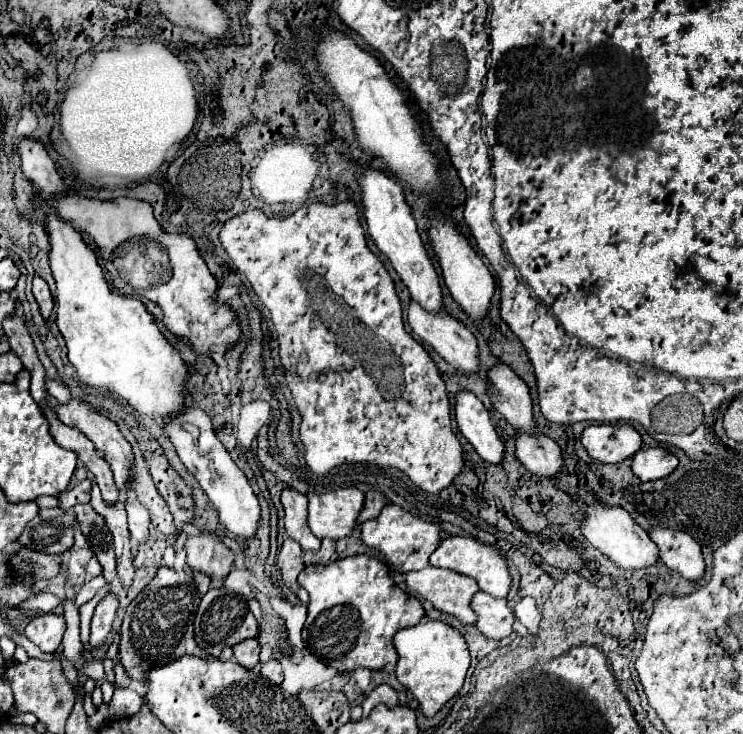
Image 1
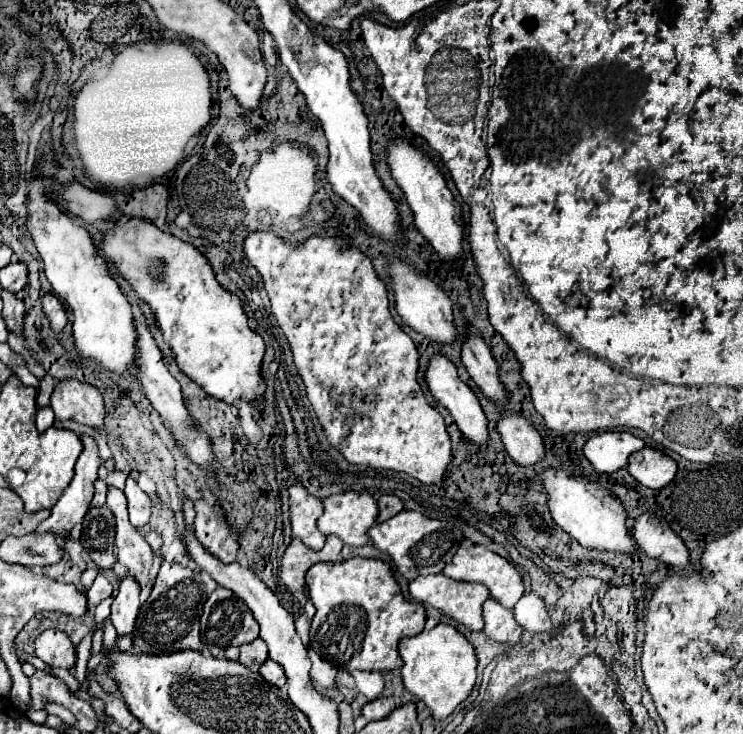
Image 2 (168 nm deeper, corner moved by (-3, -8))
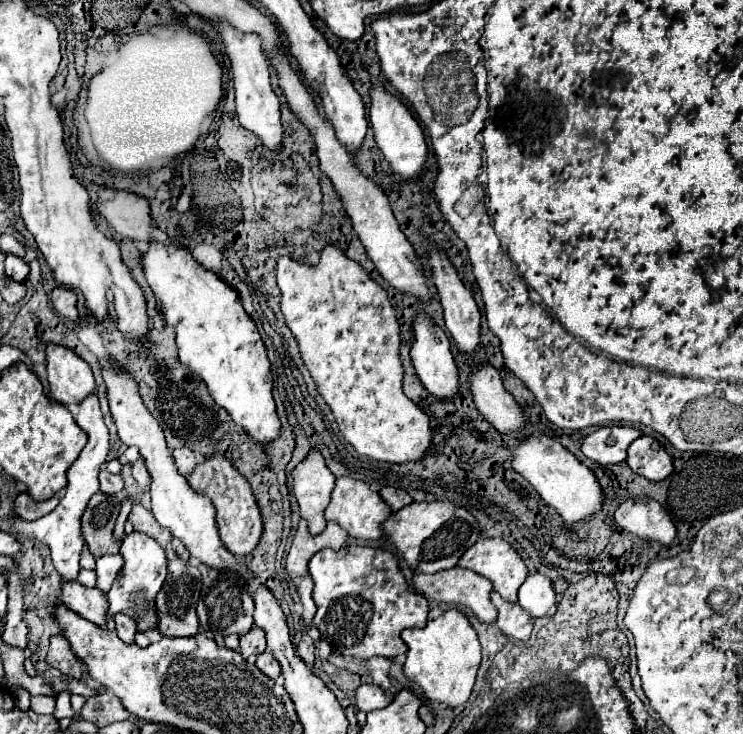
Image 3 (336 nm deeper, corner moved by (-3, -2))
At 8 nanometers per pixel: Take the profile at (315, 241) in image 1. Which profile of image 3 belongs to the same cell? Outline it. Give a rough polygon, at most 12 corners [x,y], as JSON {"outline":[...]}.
{"outline":[[333,245],[277,257],[285,323],[341,435],[421,461],[385,289]]}

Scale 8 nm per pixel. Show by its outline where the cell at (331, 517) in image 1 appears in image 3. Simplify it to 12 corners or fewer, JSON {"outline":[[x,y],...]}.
{"outline":[[339,477],[325,519],[379,539],[391,509],[367,483]]}

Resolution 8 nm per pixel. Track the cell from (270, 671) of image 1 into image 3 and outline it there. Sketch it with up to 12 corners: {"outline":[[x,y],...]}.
{"outline":[[271,653],[257,657],[257,667],[269,677],[281,675],[281,665]]}

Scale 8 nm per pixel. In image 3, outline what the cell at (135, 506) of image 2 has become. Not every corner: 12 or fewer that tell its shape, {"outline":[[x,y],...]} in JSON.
{"outline":[[141,457],[133,463],[133,477],[141,489],[149,489],[151,477]]}

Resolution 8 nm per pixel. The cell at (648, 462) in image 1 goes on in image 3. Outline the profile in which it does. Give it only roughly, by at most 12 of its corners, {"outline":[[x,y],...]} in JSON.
{"outline":[[653,437],[631,443],[627,465],[649,481],[673,473],[673,457]]}

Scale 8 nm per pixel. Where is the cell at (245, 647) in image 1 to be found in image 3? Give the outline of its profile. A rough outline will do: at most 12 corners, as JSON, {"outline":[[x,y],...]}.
{"outline":[[253,627],[241,637],[241,655],[265,651],[265,633]]}

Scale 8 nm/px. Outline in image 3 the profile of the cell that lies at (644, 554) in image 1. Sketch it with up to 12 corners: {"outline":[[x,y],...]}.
{"outline":[[527,435],[513,467],[565,523],[603,509],[605,493],[559,441]]}

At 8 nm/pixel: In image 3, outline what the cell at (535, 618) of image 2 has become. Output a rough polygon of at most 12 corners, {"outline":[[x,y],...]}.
{"outline":[[535,573],[517,601],[533,619],[555,613],[551,579]]}

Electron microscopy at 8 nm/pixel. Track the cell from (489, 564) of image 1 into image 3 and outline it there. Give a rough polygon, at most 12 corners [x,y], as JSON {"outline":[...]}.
{"outline":[[481,537],[457,563],[477,571],[509,603],[527,579],[517,551]]}

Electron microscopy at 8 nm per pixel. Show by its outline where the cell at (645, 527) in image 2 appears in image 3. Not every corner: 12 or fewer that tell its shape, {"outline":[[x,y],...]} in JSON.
{"outline":[[655,499],[625,501],[615,511],[623,531],[671,547],[677,527]]}

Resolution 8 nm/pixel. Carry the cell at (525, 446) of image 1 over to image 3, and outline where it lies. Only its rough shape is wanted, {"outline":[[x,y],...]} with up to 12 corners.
{"outline":[[491,365],[473,369],[479,413],[503,435],[525,437],[525,415]]}

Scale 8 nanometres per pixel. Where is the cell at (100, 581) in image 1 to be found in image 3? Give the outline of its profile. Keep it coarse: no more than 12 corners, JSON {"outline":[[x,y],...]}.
{"outline":[[123,557],[97,559],[97,589],[109,593]]}

